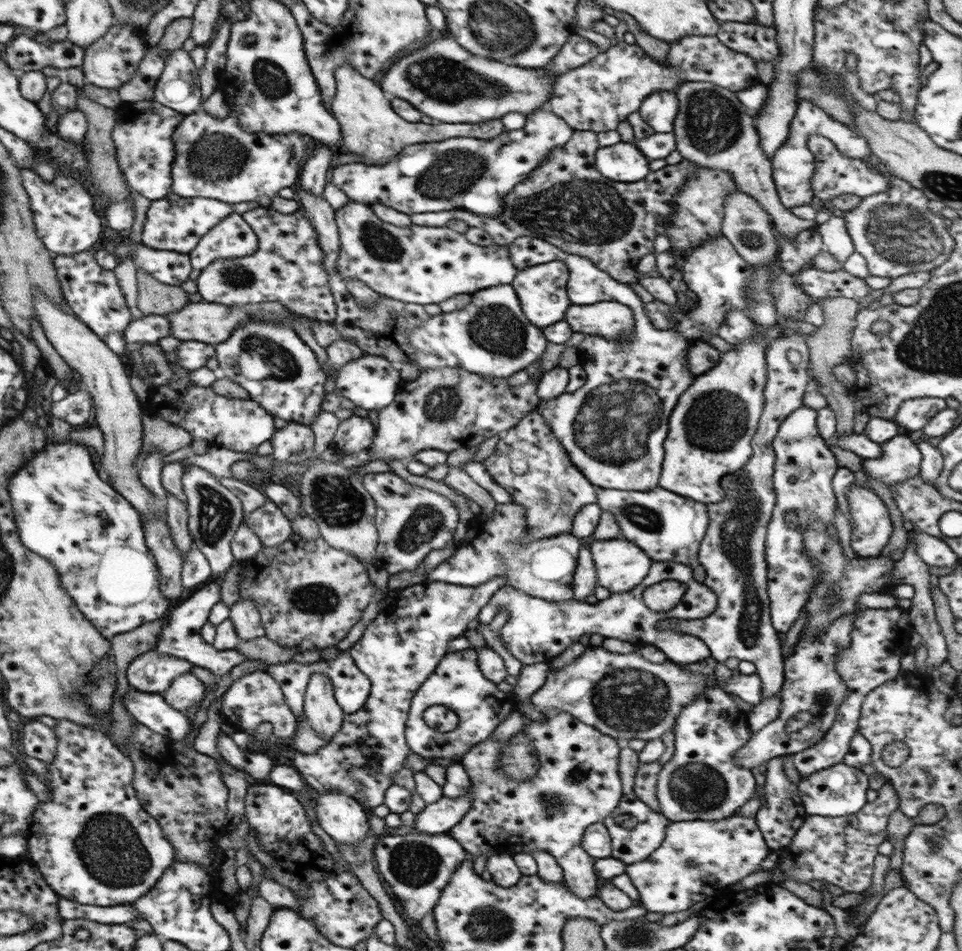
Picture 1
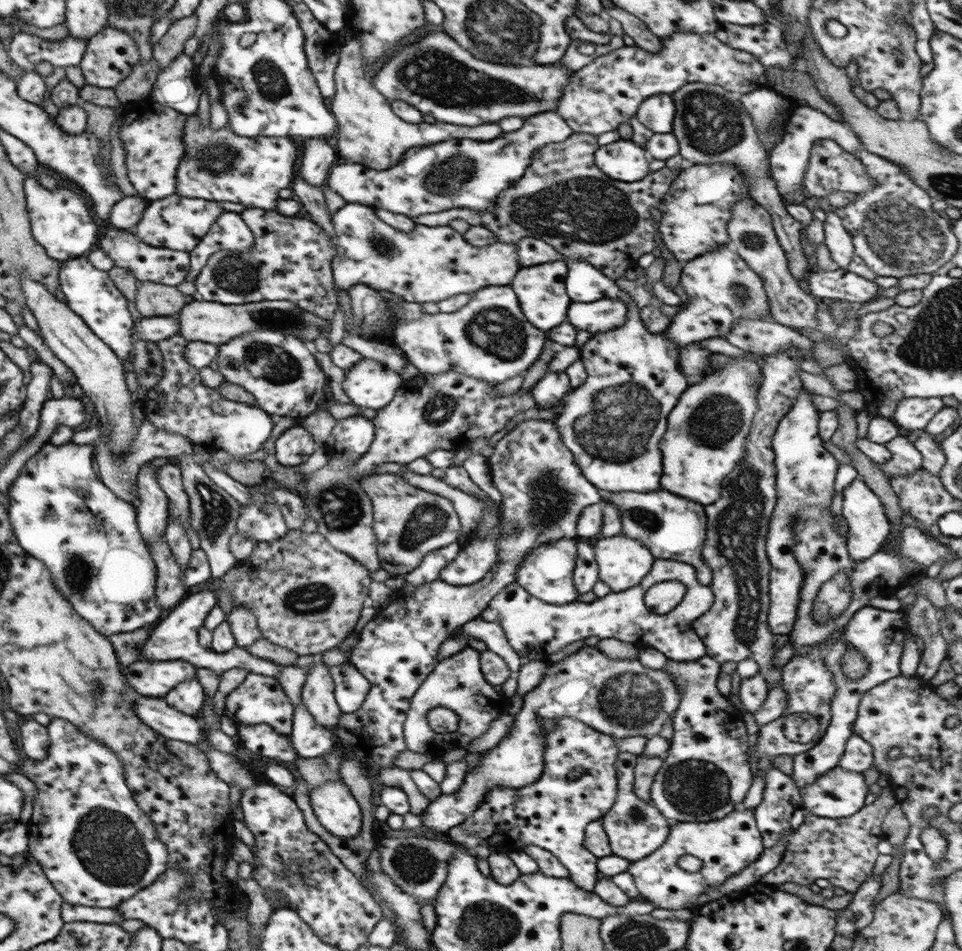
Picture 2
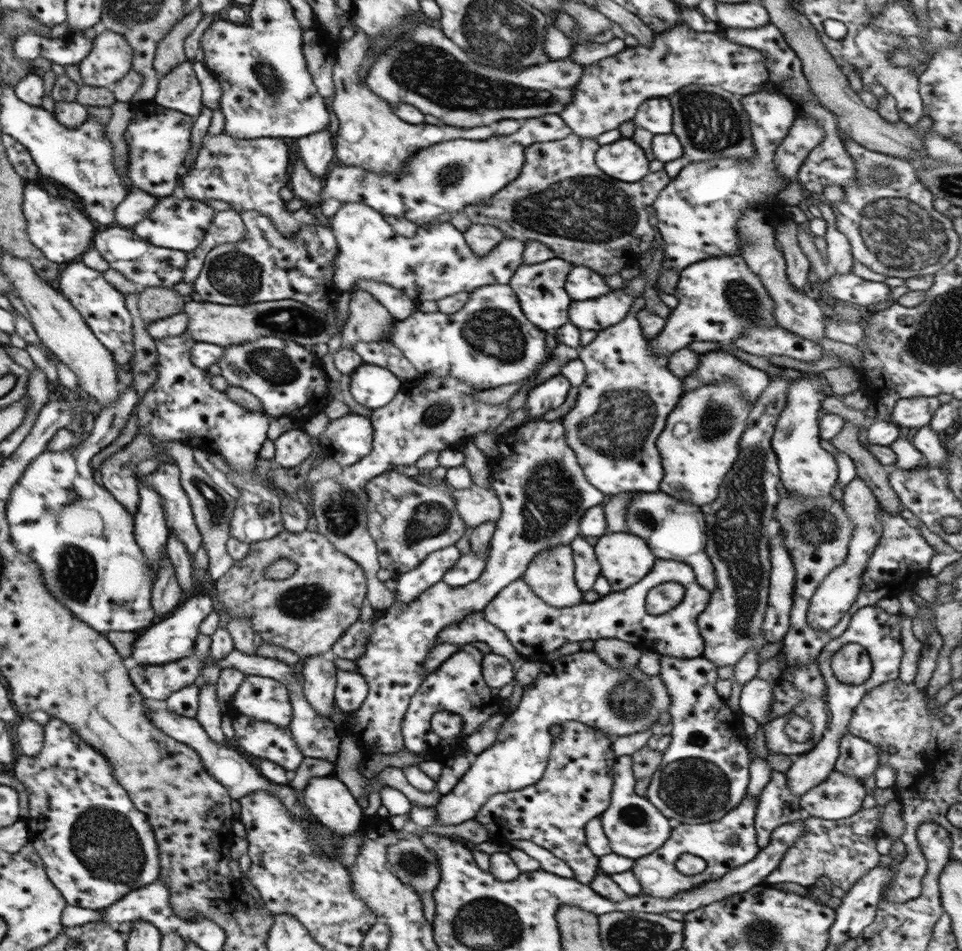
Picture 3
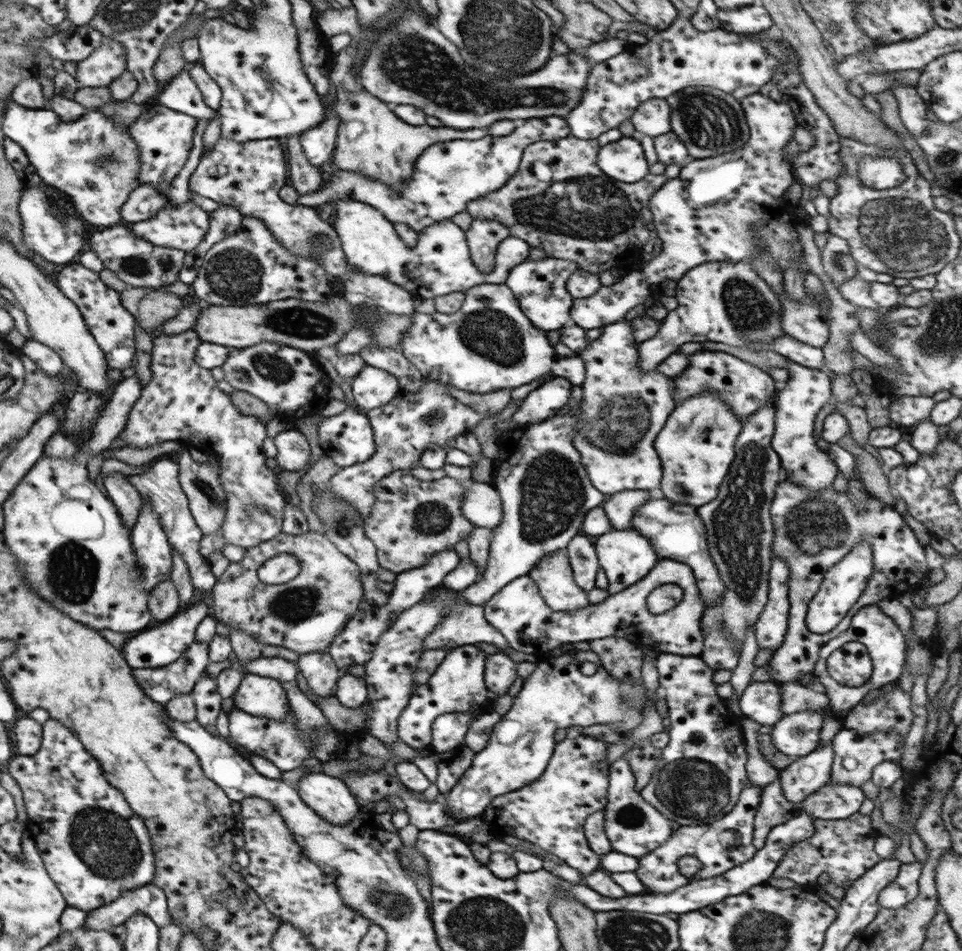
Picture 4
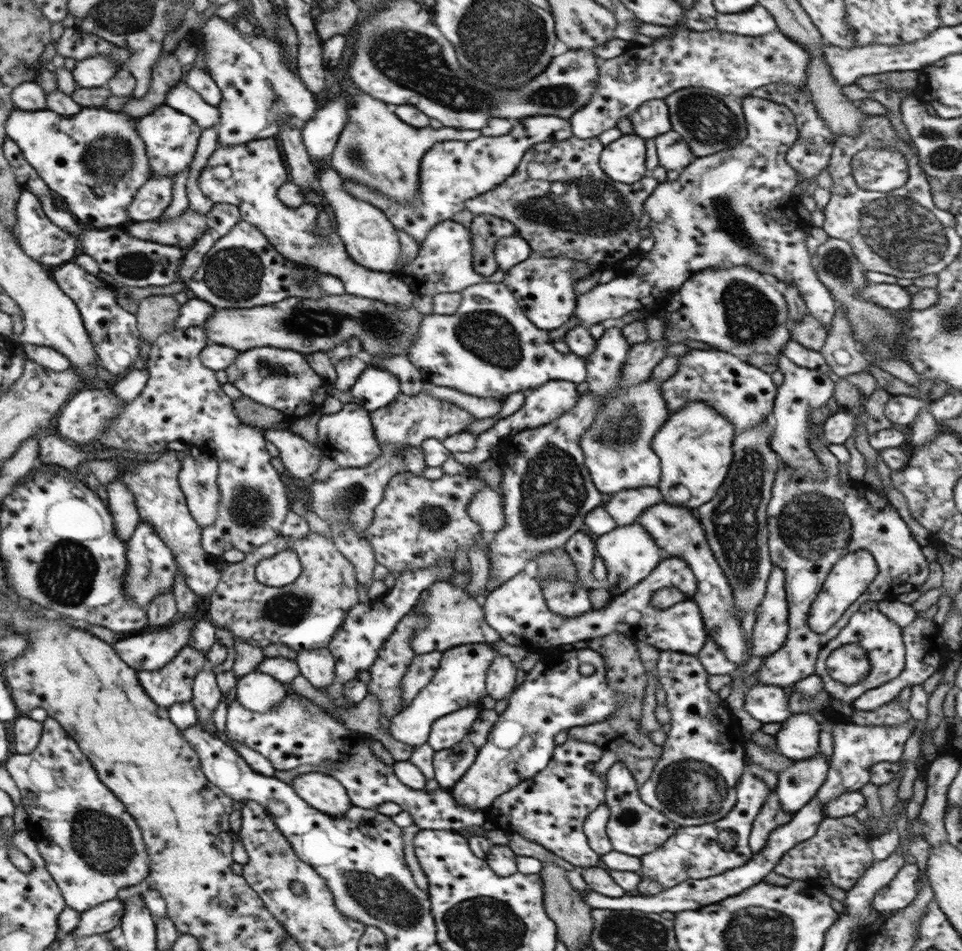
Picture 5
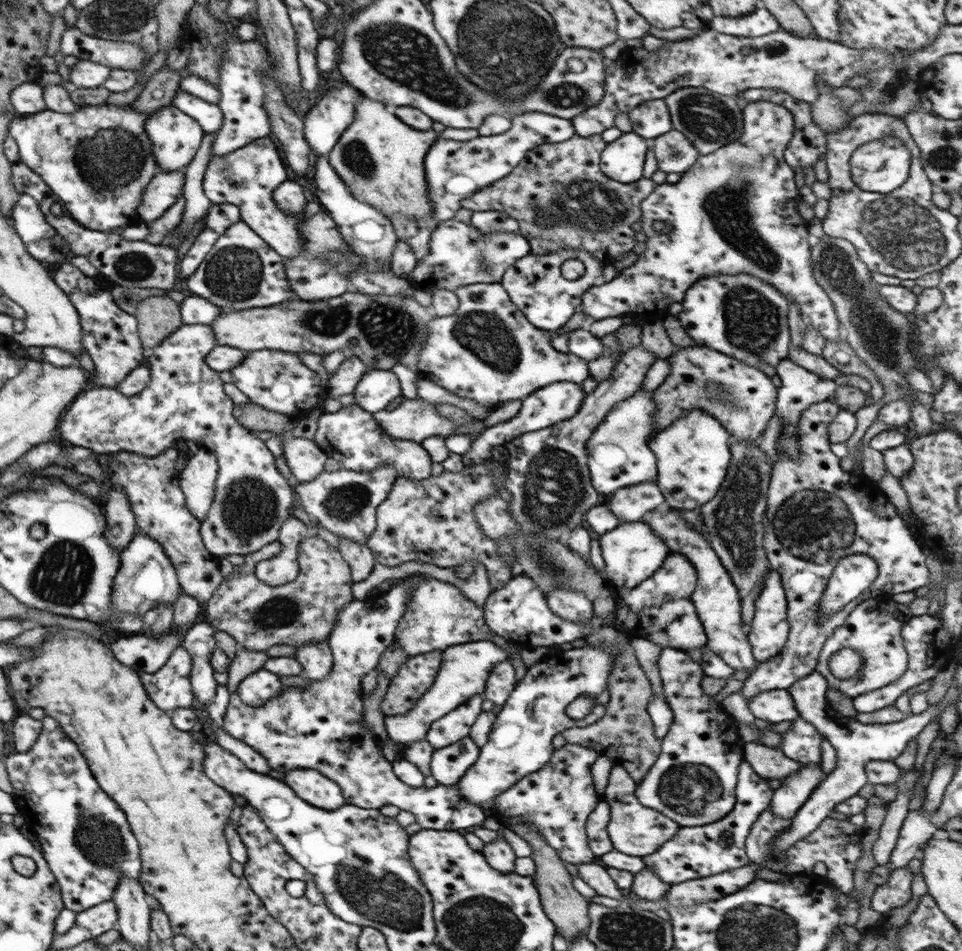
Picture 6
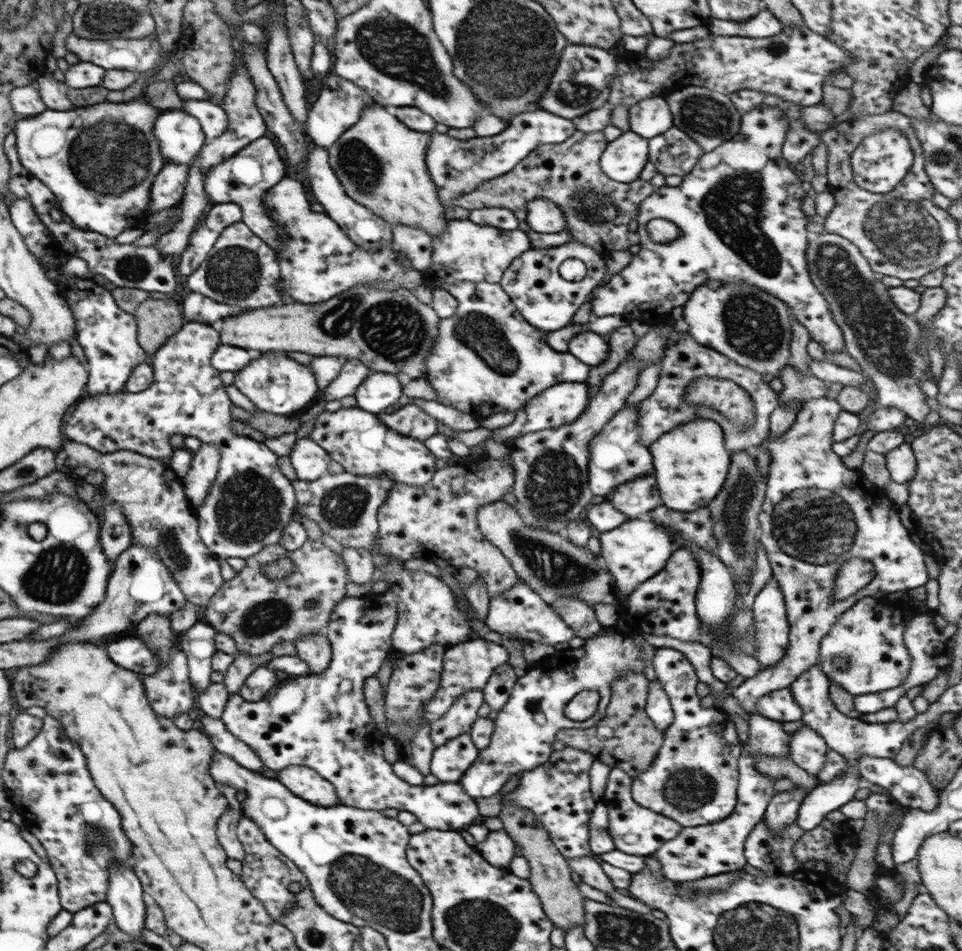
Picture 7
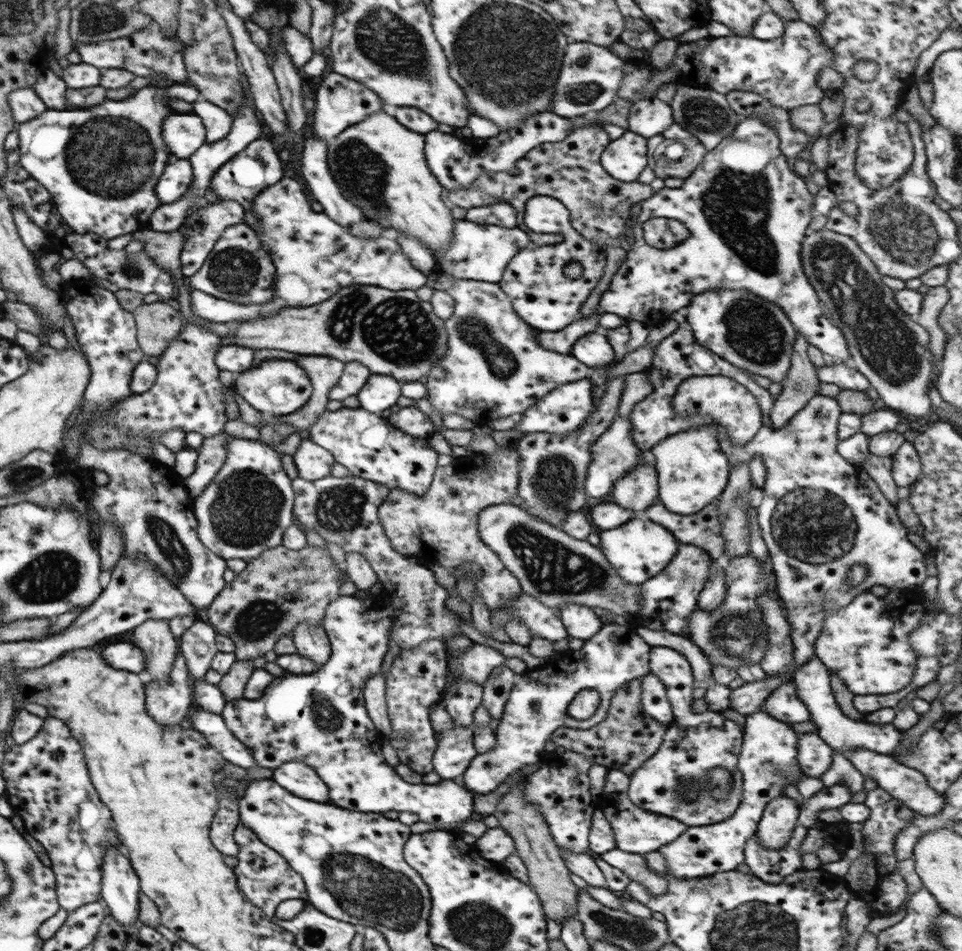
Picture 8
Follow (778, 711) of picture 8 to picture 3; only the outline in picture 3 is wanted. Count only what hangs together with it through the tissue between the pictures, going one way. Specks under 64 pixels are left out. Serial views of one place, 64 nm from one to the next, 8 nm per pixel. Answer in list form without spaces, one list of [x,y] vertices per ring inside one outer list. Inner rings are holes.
[[[753,677],[745,682],[740,689],[738,700],[740,714],[751,716],[755,722],[762,726],[770,721],[766,716],[770,714],[772,698],[771,683]]]

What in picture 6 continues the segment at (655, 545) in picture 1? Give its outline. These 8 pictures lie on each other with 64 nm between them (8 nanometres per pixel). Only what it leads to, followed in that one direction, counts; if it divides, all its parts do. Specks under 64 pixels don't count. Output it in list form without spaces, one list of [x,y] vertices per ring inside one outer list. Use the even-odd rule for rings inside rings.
[[[665,508],[663,512],[653,510],[651,520],[645,520],[653,532],[661,537],[662,543],[668,548],[668,552],[684,554],[687,560],[696,570],[696,587],[690,596],[694,604],[697,616],[701,621],[706,635],[706,645],[711,652],[714,652],[727,666],[735,670],[754,670],[758,663],[750,651],[750,645],[746,636],[741,632],[740,621],[740,598],[738,590],[733,581],[729,578],[729,573],[723,568],[720,560],[715,556],[715,551],[708,545],[707,539],[699,532],[685,526],[685,521],[676,515],[677,510]]]

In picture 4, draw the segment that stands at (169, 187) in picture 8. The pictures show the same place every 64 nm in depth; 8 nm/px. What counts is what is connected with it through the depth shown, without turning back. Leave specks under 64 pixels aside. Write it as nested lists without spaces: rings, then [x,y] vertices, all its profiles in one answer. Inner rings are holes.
[[[141,184],[134,188],[129,199],[122,205],[123,222],[136,223],[155,216],[159,209],[168,202],[166,190],[151,185]]]

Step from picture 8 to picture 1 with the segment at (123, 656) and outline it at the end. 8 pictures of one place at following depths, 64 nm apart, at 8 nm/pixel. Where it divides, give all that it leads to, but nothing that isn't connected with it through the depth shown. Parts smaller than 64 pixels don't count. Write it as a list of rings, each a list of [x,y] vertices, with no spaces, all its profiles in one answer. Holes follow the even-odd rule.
[[[220,578],[208,580],[202,586],[187,592],[178,602],[173,604],[165,616],[166,623],[160,628],[159,637],[156,638],[157,642],[155,642],[152,650],[159,654],[166,654],[166,656],[182,658],[195,666],[206,668],[213,675],[218,676],[246,661],[245,656],[237,649],[233,649],[230,652],[215,650],[215,648],[212,648],[211,645],[201,639],[200,628],[208,620],[211,607],[220,601],[219,580]]]

